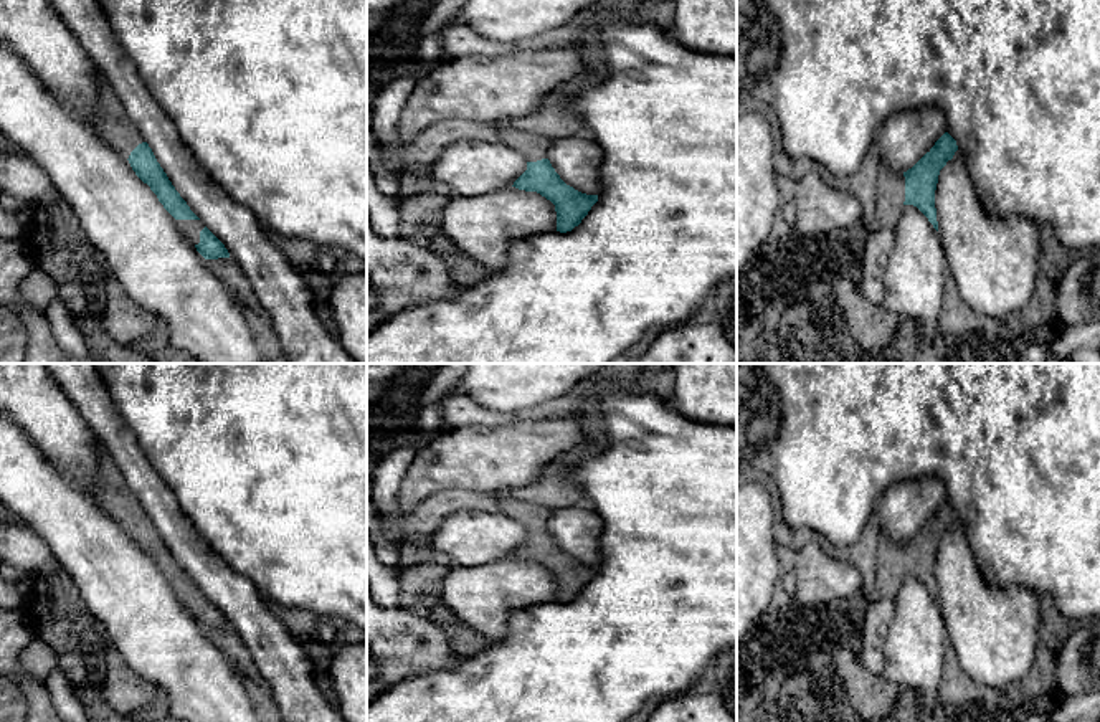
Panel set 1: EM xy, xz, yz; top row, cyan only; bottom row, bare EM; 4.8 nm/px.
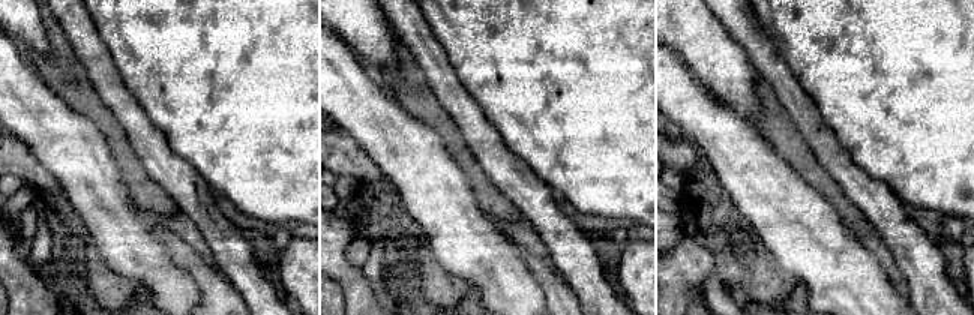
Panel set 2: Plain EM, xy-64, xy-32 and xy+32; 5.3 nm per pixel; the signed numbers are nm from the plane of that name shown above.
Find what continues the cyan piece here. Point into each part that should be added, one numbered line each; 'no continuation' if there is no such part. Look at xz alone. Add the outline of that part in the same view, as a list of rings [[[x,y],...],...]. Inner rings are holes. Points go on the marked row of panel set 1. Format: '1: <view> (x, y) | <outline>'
1: xz (532, 147) | [[[509,122],[500,126],[500,142],[519,152],[527,162],[547,159],[553,140],[547,135],[535,135],[512,127]]]

